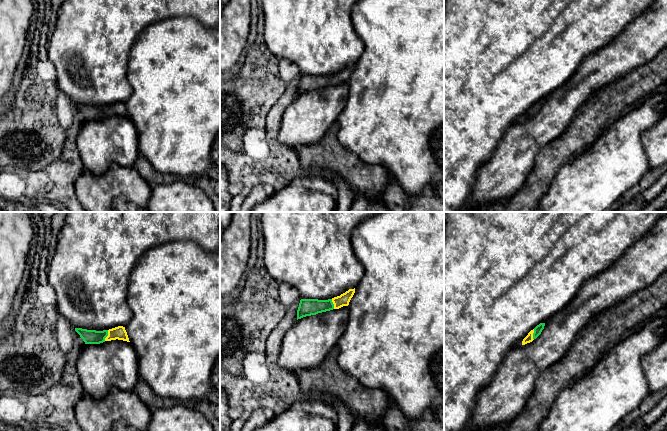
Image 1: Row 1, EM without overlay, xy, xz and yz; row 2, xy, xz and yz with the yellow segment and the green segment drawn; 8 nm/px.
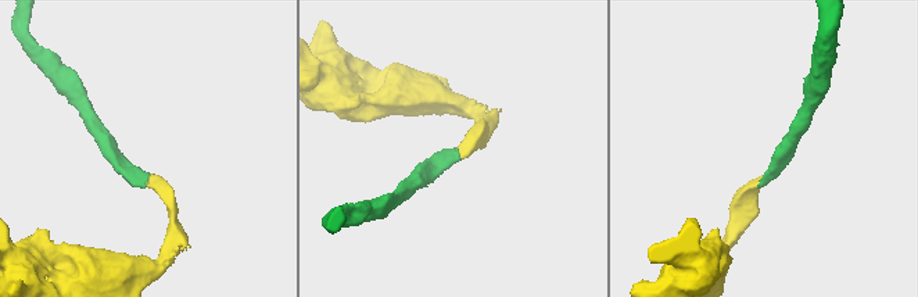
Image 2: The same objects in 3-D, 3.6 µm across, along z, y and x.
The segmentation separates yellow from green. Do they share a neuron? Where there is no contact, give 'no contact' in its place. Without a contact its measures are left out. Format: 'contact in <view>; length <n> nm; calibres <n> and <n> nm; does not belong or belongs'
contact in xy; length 90 nm; calibres 100 and 110 nm; belongs

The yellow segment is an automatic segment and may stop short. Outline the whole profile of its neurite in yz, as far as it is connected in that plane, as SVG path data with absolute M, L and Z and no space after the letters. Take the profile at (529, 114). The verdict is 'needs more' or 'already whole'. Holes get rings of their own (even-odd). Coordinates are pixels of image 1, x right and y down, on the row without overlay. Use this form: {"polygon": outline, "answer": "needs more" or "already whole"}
{"polygon": "M540 99L537 101L533 106L531 106L528 111L523 115L522 121L525 121L527 119L532 118L534 115L536 115L544 105L545 99Z", "answer": "needs more"}

